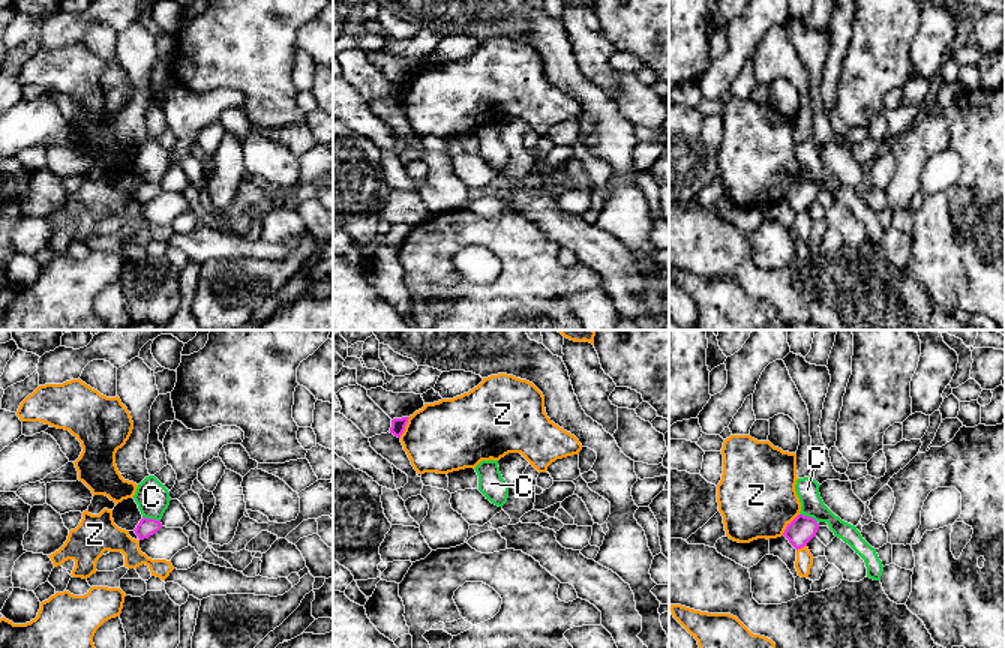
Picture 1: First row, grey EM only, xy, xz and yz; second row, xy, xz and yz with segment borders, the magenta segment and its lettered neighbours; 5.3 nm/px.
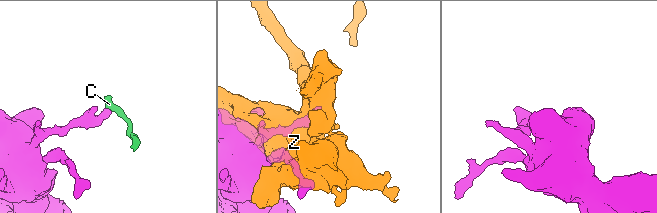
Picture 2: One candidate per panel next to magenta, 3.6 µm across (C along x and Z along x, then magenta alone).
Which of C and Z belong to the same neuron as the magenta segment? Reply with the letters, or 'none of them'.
none of them

